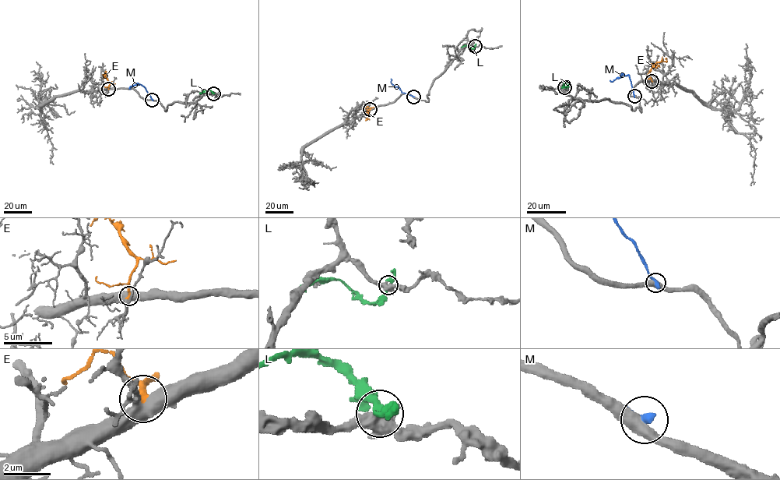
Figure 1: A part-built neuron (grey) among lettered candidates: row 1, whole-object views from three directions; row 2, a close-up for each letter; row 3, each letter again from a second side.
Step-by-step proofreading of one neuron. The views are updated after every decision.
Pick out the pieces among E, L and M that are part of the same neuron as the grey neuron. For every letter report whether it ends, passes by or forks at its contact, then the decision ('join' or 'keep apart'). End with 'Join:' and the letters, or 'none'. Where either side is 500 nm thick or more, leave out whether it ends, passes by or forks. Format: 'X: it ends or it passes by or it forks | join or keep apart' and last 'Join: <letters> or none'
E: it ends | join
L: it passes by | keep apart
M: keep apart
Join: E

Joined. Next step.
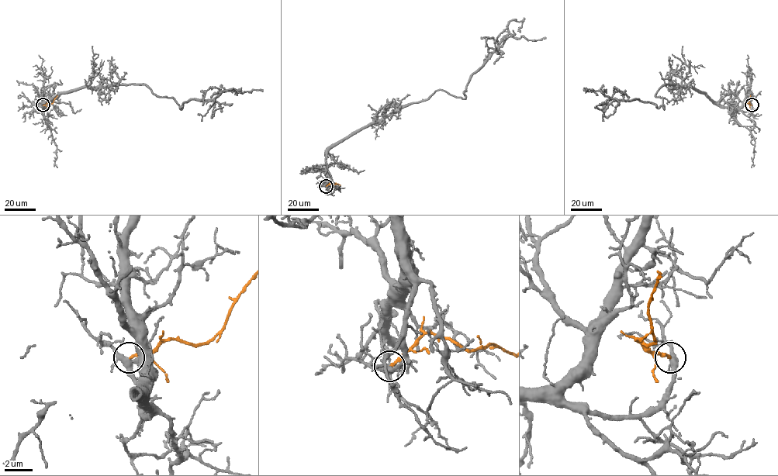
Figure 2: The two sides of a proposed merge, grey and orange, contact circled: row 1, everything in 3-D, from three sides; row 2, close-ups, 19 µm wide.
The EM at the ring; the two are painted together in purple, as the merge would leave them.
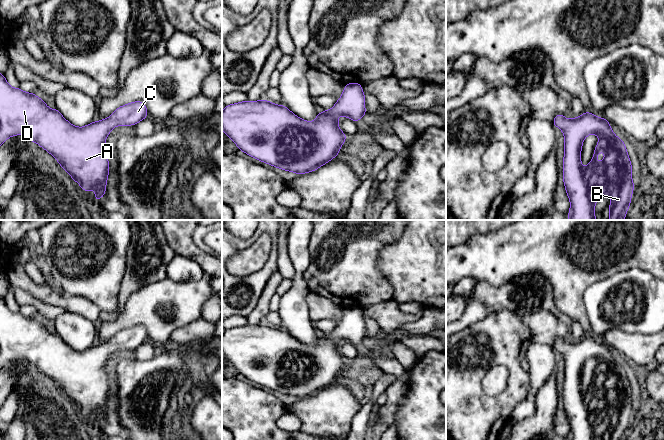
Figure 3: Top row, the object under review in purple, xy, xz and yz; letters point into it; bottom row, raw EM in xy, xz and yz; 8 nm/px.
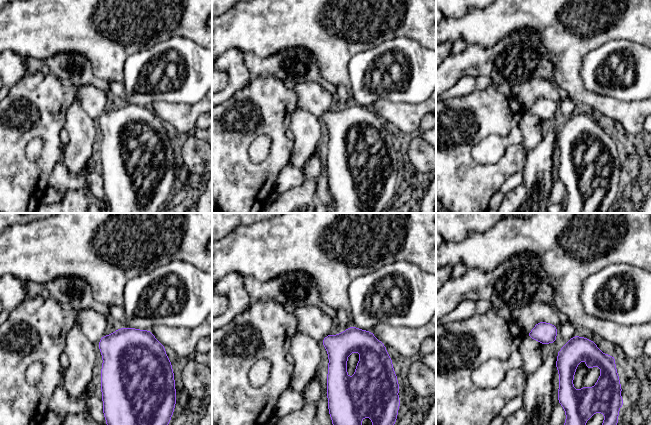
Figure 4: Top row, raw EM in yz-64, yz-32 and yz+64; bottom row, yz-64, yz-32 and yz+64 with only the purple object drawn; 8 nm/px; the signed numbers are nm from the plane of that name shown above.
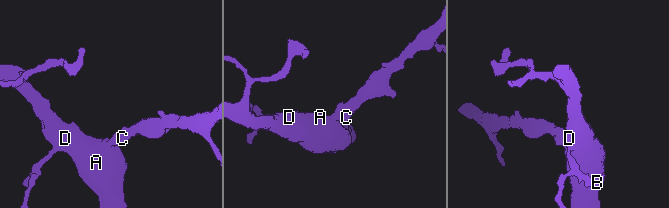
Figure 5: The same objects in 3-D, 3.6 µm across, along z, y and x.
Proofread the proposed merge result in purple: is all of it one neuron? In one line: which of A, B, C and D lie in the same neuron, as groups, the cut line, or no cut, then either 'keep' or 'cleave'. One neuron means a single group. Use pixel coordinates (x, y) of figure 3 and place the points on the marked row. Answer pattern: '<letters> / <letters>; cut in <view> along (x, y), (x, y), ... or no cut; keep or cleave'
A B C D; no cut; keep

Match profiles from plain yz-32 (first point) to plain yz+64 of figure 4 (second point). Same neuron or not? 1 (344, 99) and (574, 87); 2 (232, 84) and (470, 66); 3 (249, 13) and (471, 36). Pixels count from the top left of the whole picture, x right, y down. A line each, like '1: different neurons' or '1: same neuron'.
1: different neurons
2: different neurons
3: same neuron

